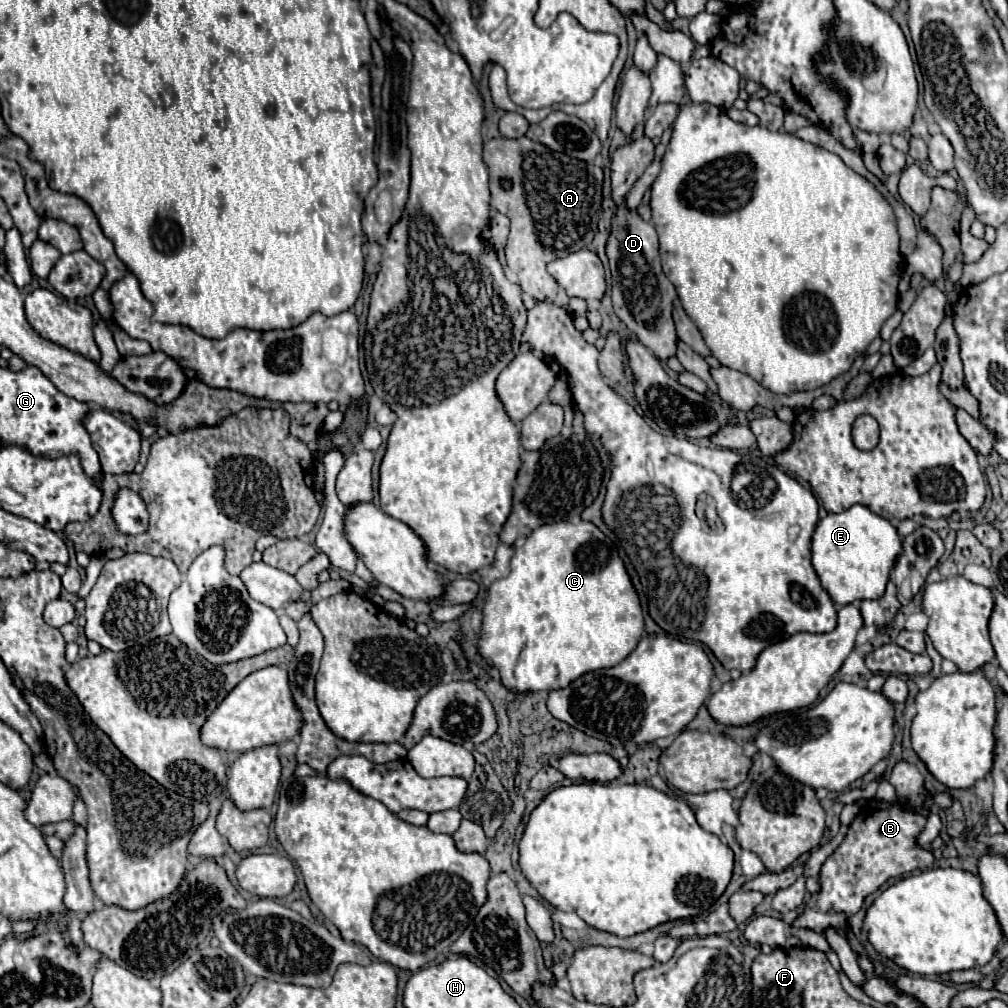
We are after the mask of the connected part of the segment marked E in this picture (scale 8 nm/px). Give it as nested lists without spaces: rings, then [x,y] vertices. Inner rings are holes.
[[[852,505],[842,513],[828,513],[818,521],[812,533],[812,567],[836,605],[854,603],[858,599],[874,599],[884,593],[884,587],[894,567],[894,557],[902,553],[902,539],[896,527],[866,509],[864,505]]]

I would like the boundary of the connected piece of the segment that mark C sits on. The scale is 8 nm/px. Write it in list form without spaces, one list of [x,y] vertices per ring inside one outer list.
[[[580,521],[580,523],[552,523],[552,525],[542,525],[538,529],[532,531],[532,535],[524,541],[522,547],[516,549],[516,553],[512,555],[510,561],[510,573],[502,579],[496,579],[488,591],[486,591],[486,599],[484,599],[484,607],[482,607],[482,629],[480,629],[480,639],[478,639],[478,653],[484,659],[490,659],[490,663],[498,669],[500,673],[500,683],[508,689],[508,691],[516,691],[516,693],[536,693],[536,691],[554,691],[554,689],[564,689],[566,685],[570,685],[574,679],[578,679],[584,673],[590,671],[598,671],[598,669],[608,669],[618,665],[622,659],[626,659],[634,645],[638,645],[640,637],[644,633],[644,619],[642,619],[642,607],[638,601],[638,595],[632,587],[632,581],[622,565],[622,559],[618,557],[616,547],[612,545],[612,541],[592,523],[588,521]]]

